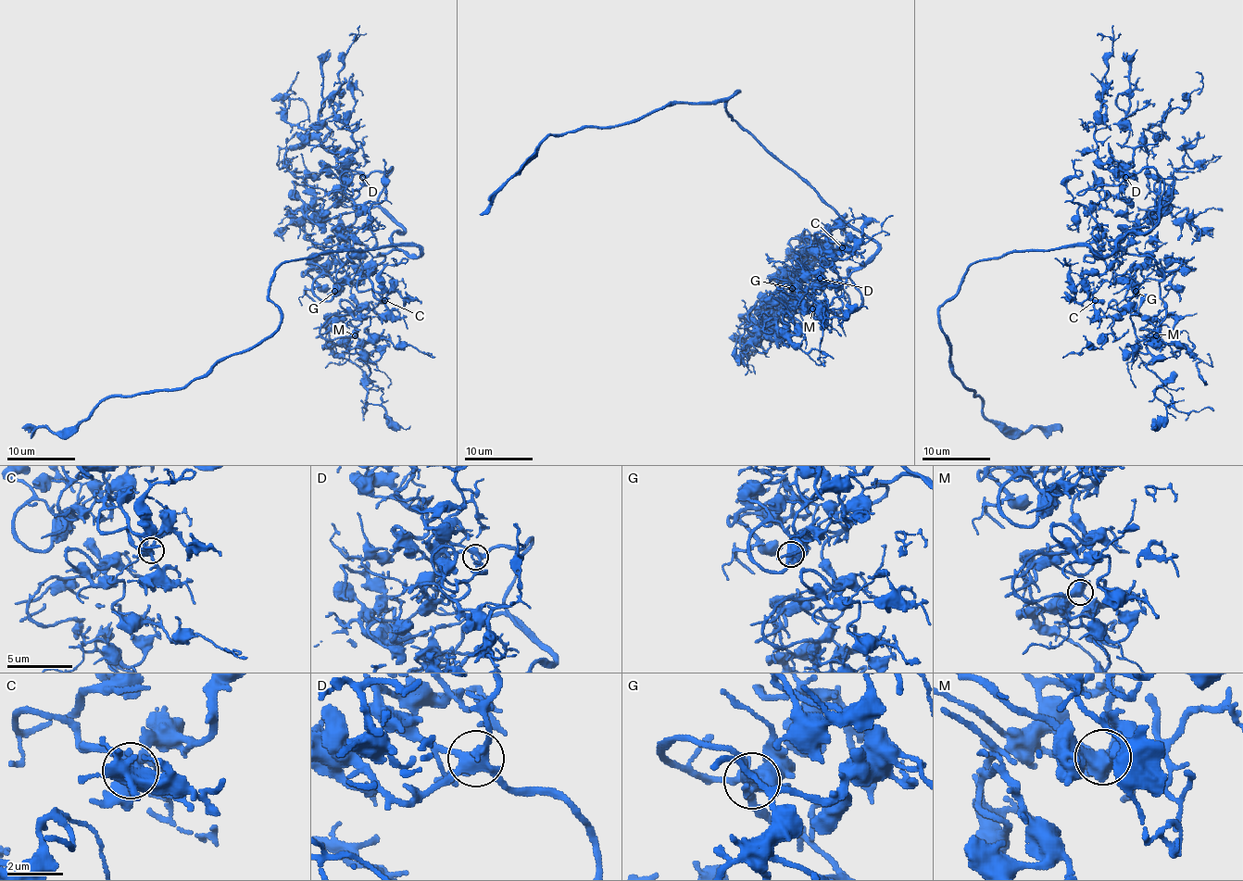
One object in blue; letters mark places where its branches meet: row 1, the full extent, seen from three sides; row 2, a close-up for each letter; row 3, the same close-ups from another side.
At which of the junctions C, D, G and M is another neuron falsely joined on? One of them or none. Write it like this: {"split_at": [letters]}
{"split_at": []}

